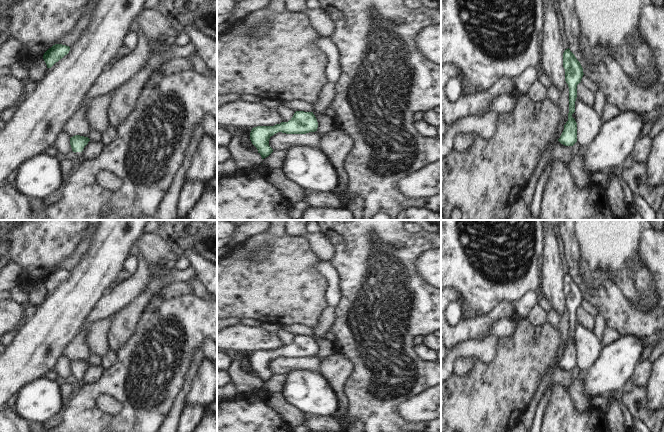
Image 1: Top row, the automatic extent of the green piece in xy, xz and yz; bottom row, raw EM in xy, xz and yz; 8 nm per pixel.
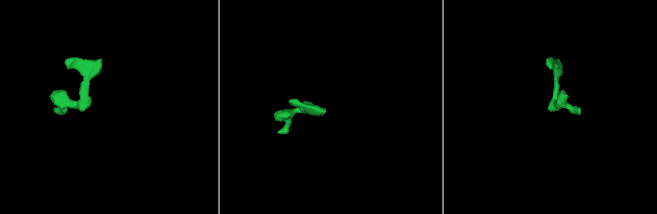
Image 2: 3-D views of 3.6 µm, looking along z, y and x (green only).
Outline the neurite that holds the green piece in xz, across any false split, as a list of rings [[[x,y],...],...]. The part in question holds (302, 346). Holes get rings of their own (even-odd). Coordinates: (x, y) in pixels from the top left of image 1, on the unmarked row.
[[[296,335],[288,346],[281,346],[274,350],[257,350],[250,356],[250,364],[257,372],[262,383],[268,381],[273,373],[269,370],[269,363],[278,356],[286,358],[306,358],[315,356],[318,346],[313,336]]]

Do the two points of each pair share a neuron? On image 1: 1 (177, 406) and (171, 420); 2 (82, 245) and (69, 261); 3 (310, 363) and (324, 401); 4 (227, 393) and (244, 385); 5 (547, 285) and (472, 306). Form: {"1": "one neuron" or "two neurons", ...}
{"1": "one neuron", "2": "one neuron", "3": "two neurons", "4": "two neurons", "5": "two neurons"}

